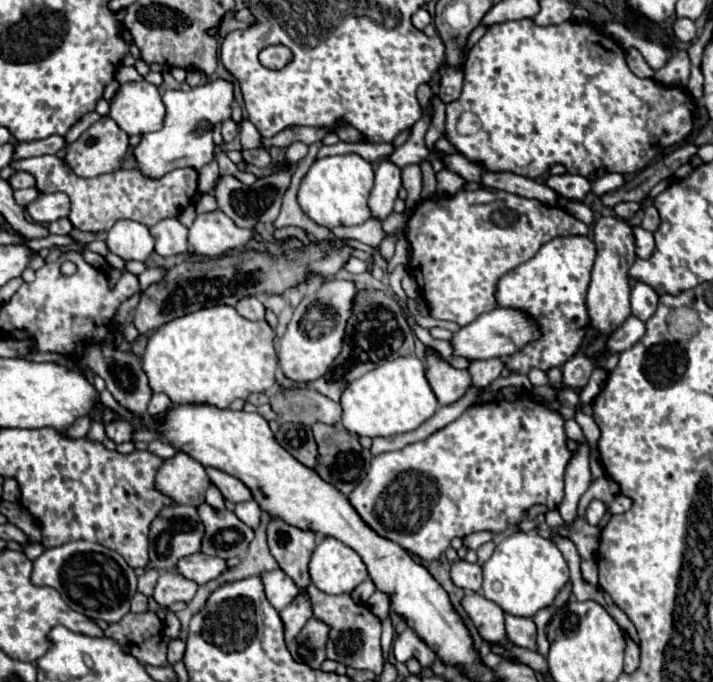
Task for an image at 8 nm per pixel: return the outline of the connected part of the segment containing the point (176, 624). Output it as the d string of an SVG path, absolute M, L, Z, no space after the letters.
M168 612L168 614L166 614L164 634L166 634L168 638L176 638L176 636L180 634L180 620L178 620L178 618L176 618L172 612Z

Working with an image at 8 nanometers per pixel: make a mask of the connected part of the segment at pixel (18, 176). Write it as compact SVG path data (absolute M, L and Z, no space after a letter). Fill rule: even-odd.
M16 172L14 176L10 176L10 178L8 178L8 182L10 182L10 186L12 186L14 190L30 188L30 186L34 186L34 184L36 184L34 176L32 176L32 174L28 174L28 172Z

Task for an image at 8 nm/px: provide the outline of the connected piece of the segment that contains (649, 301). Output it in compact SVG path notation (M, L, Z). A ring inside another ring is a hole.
M636 282L630 294L630 306L632 306L632 314L642 322L646 322L650 320L650 316L654 316L658 308L658 294L648 284Z

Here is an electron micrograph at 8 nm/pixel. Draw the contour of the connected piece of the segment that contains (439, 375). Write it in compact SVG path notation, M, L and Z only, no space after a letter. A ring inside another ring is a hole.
M426 346L424 368L426 368L428 384L430 384L432 392L434 392L434 396L438 398L440 406L456 402L472 384L468 370L454 368L432 346Z

